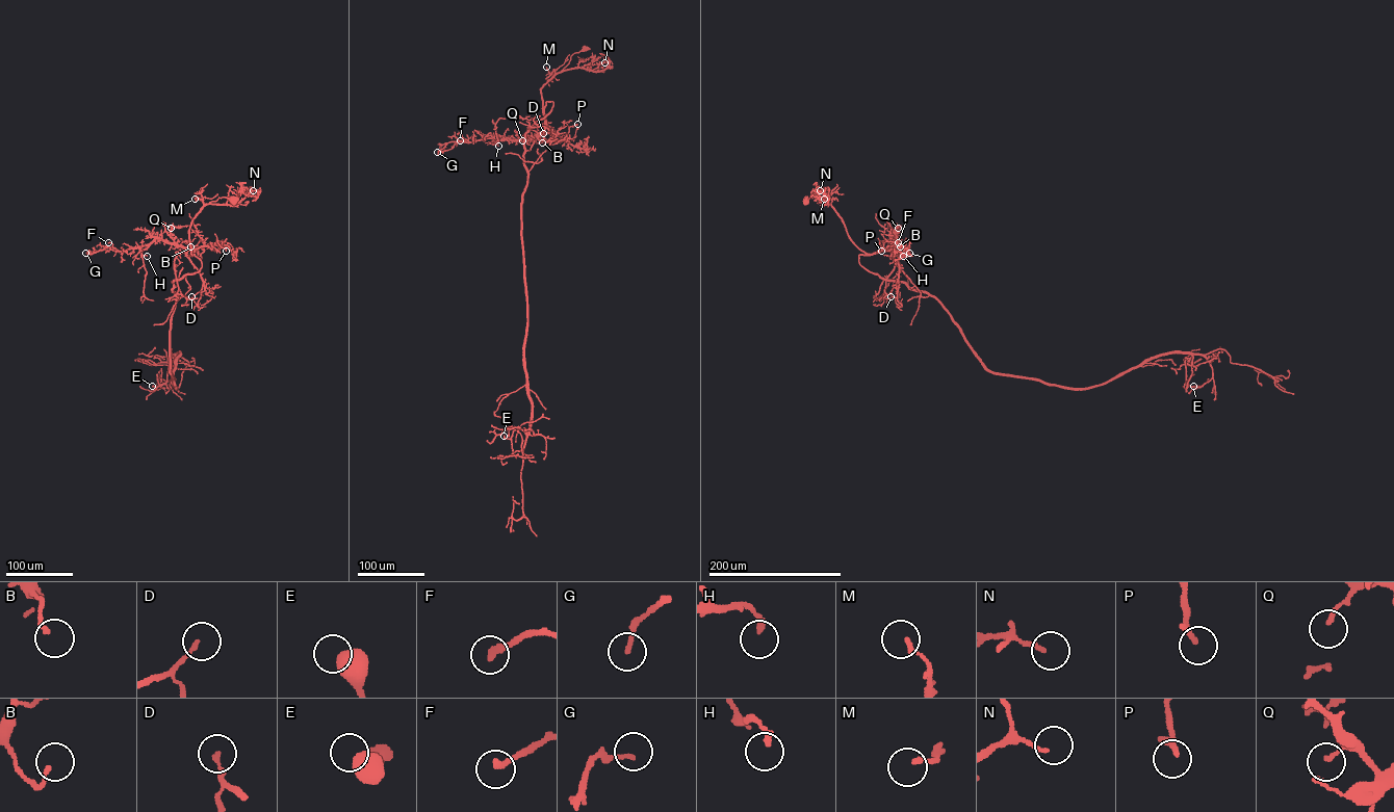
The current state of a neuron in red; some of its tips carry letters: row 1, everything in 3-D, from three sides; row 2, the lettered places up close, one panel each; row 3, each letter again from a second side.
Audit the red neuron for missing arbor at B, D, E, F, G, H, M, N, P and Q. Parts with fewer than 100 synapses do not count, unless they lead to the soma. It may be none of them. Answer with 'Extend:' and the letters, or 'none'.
Extend: none

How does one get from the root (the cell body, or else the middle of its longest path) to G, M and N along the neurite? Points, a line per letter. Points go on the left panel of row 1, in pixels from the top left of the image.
G: (232, 201), (218, 198), (192, 219), (191, 254), (192, 250), (157, 238), (121, 251), (109, 247), (85, 253)
M: (232, 201), (218, 198), (204, 204), (198, 198), (195, 199)
N: (232, 201), (222, 197), (210, 203), (234, 204), (238, 200), (237, 190), (253, 190)

